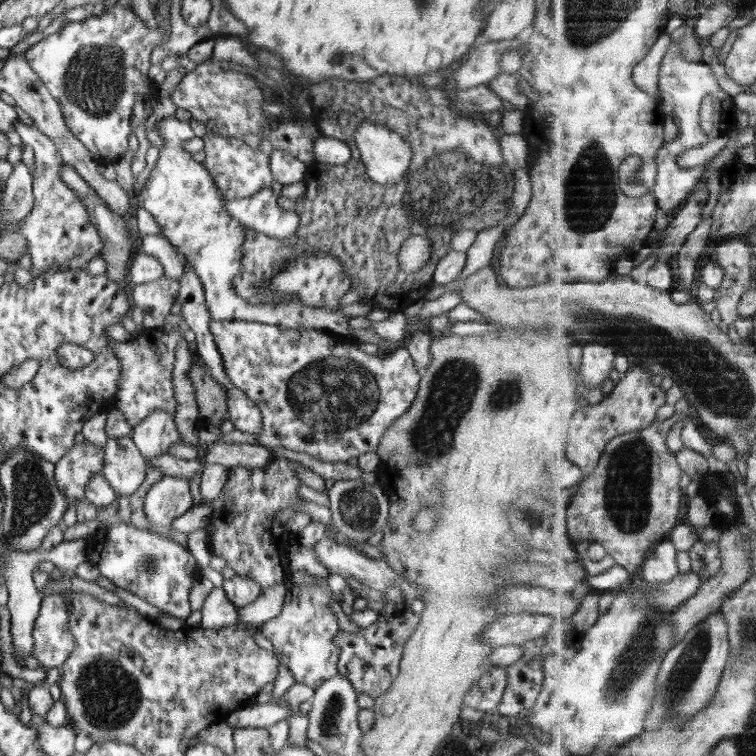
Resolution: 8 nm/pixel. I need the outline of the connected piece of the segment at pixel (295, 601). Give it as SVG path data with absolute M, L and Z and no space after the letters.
M317 578L316 587L300 587L287 580L287 594L281 613L264 622L257 629L280 651L279 663L284 663L292 671L296 683L318 688L336 673L340 648L334 644L334 637L340 633L338 618L330 608L332 599L326 578Z

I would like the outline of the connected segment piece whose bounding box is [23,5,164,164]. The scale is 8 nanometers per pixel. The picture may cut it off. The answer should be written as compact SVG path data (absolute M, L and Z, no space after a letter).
M114 5L112 8L109 8L108 11L101 10L96 14L96 16L62 26L58 32L50 34L50 36L44 38L40 42L37 41L35 46L32 46L30 50L23 54L32 70L34 70L41 80L44 81L44 84L47 86L51 96L59 103L63 118L65 119L70 132L72 132L72 134L74 134L74 136L76 136L76 138L86 146L90 151L92 158L100 164L106 162L114 163L128 150L128 138L130 138L130 134L132 134L130 121L132 121L132 112L136 102L136 97L142 96L144 99L149 101L158 97L158 85L152 82L148 77L148 68L150 68L151 65L151 54L155 48L158 47L163 35L164 32L162 32L160 28L155 31L149 30L142 19L136 16L130 6L125 7Z

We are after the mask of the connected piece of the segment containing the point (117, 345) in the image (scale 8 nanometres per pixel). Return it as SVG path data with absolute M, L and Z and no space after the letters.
M178 325L173 327L170 332L165 332L162 327L145 328L124 342L108 340L112 353L116 353L116 357L122 363L120 384L118 384L115 395L115 408L122 411L122 415L126 417L130 427L134 428L154 409L166 409L168 413L176 414L172 371L174 371L174 361L176 361L176 345L183 340L184 336Z

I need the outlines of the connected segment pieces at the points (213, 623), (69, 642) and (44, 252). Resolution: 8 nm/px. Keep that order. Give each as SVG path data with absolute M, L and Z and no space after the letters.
M214 588L201 608L199 628L203 630L241 626L237 607L228 599L223 588Z
M55 592L42 597L40 614L32 626L32 654L46 671L61 667L77 647L68 624L68 605L62 594Z
M20 119L14 124L14 130L21 137L21 142L31 145L34 151L34 171L32 172L32 186L34 190L34 207L20 222L19 233L26 238L27 254L30 254L32 264L35 269L52 269L57 267L57 270L69 271L74 269L83 270L84 266L94 257L100 257L101 251L104 249L102 237L96 231L96 225L90 222L90 215L80 201L80 197L76 196L66 183L60 177L60 166L62 157L60 151L56 147L56 143L52 139L40 132L35 126L27 126Z

